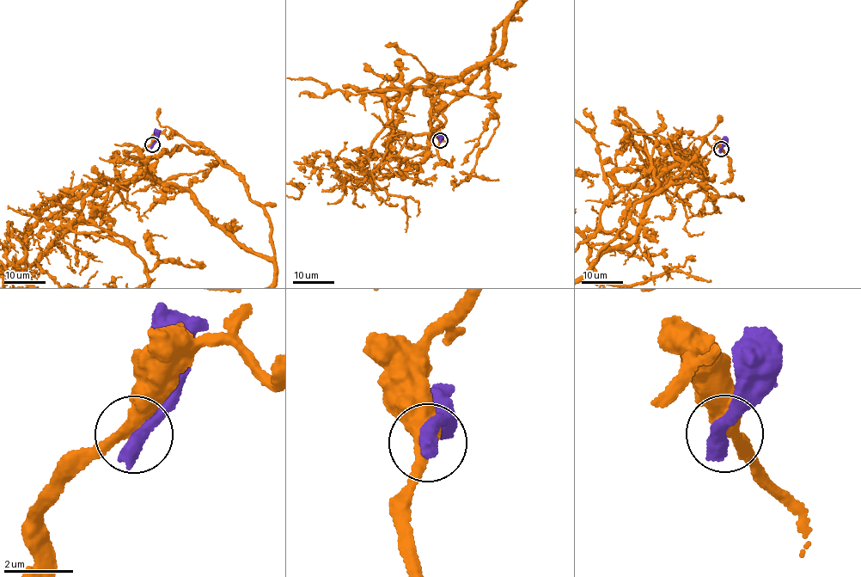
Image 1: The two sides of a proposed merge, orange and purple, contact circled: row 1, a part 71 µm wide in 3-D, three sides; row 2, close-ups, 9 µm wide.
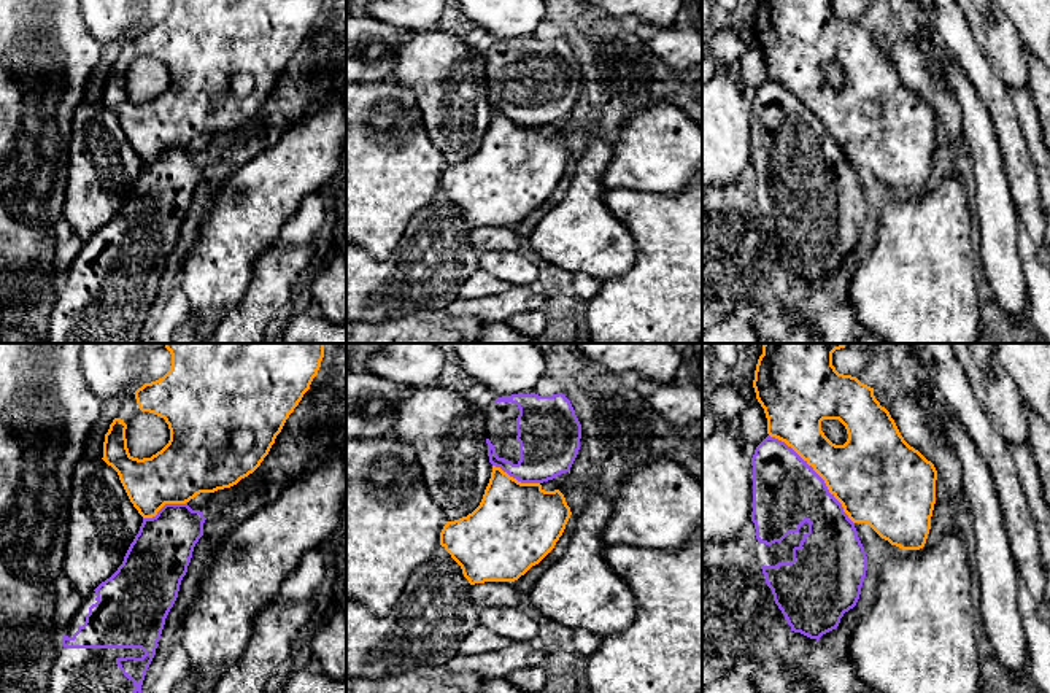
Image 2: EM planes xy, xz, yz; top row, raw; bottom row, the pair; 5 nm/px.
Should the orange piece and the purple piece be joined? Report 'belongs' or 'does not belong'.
does not belong

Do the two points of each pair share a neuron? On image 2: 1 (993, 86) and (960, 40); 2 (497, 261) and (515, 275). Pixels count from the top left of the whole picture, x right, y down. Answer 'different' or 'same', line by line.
1: same
2: same

